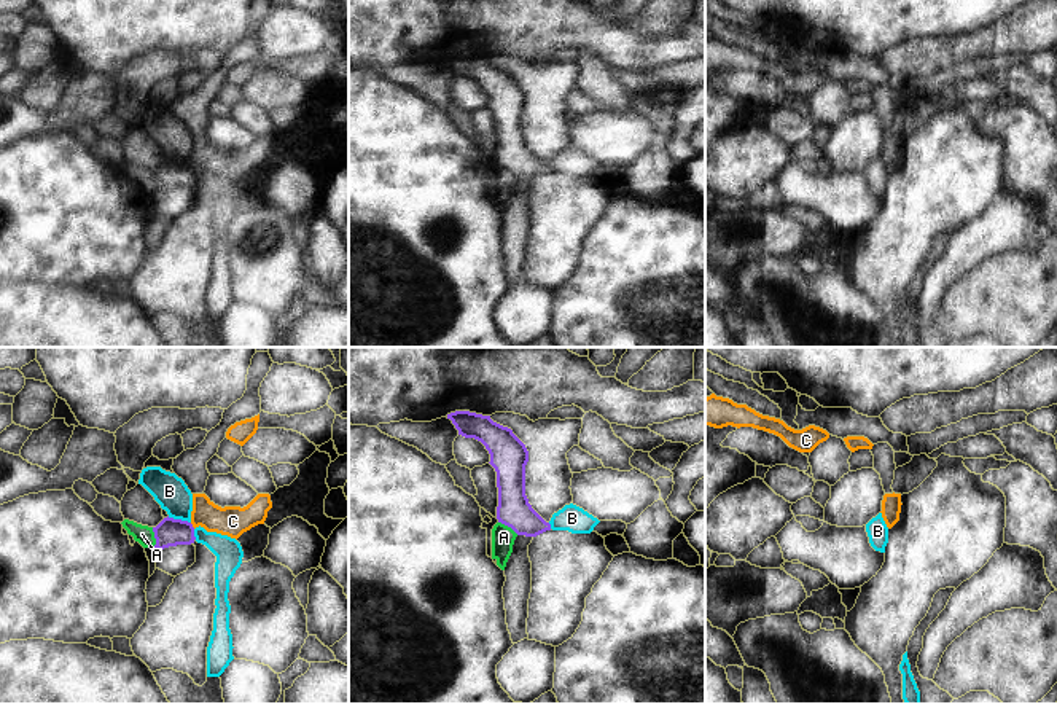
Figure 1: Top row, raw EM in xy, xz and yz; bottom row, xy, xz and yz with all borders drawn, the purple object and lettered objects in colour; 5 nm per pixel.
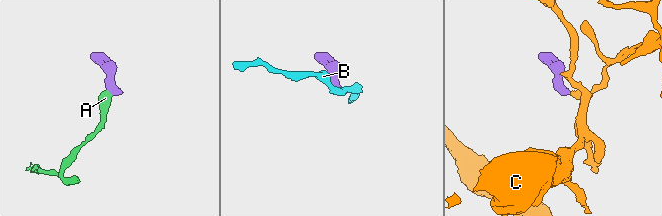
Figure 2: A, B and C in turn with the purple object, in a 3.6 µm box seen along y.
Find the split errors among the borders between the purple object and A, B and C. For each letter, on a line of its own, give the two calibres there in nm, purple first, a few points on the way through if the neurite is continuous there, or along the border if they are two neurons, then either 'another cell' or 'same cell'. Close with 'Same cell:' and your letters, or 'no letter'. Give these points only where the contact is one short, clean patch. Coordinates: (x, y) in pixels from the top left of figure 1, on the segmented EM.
A: 140/90 nm | along xy (152, 528), (155, 547) | another cell
B: 140/170 nm | along xy (167, 516), (190, 523) | another cell
C: 140/160 nm | along xy (190, 523), (195, 528) | another cell
Same cell: no letter

